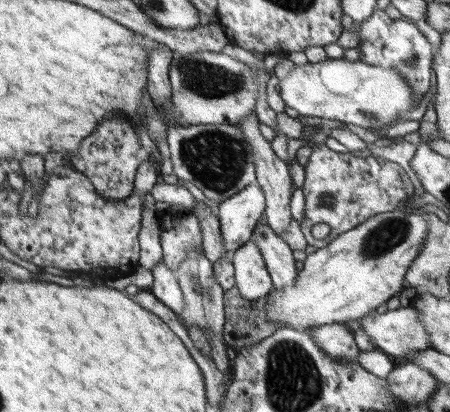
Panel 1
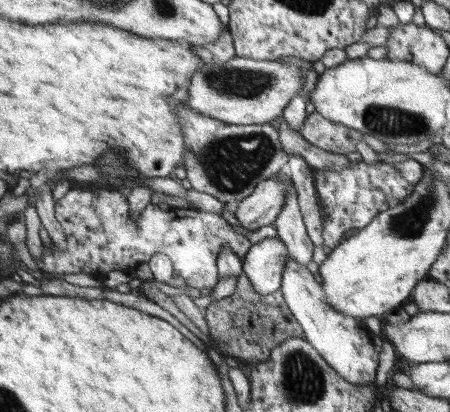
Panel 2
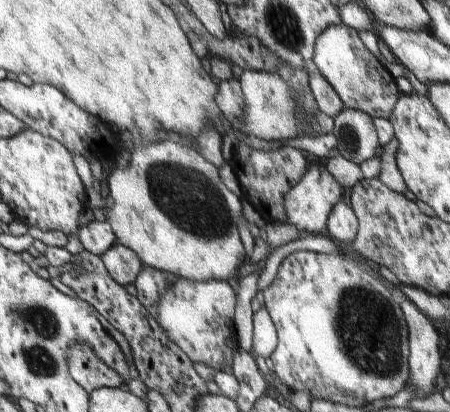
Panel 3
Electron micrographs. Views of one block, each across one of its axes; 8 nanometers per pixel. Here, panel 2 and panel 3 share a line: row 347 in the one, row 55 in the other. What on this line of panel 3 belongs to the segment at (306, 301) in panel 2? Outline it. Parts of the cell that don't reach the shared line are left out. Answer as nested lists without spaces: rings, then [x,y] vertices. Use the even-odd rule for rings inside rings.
[[[345,24],[327,26],[313,46],[311,66],[319,70],[319,74],[333,86],[339,94],[341,102],[349,110],[367,112],[371,118],[389,118],[393,106],[397,104],[397,88],[389,72],[367,52],[367,48],[357,38],[357,32]]]

